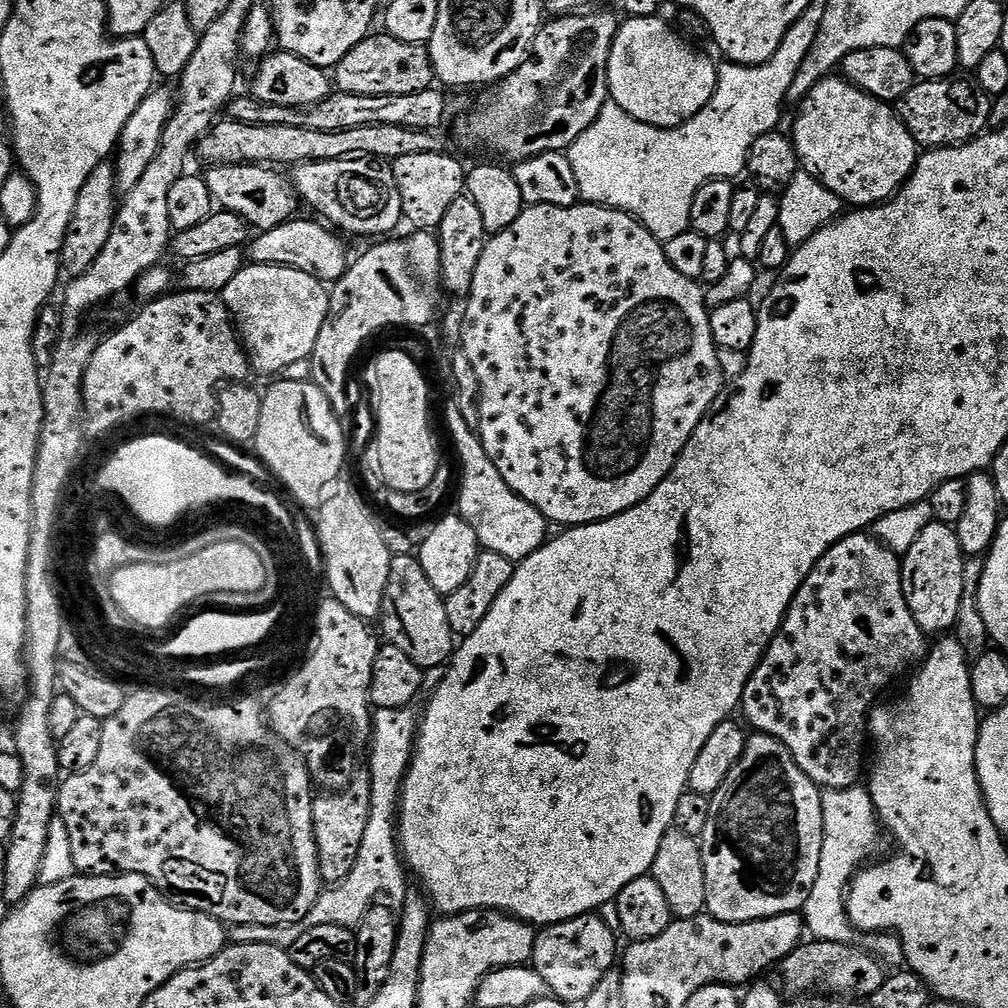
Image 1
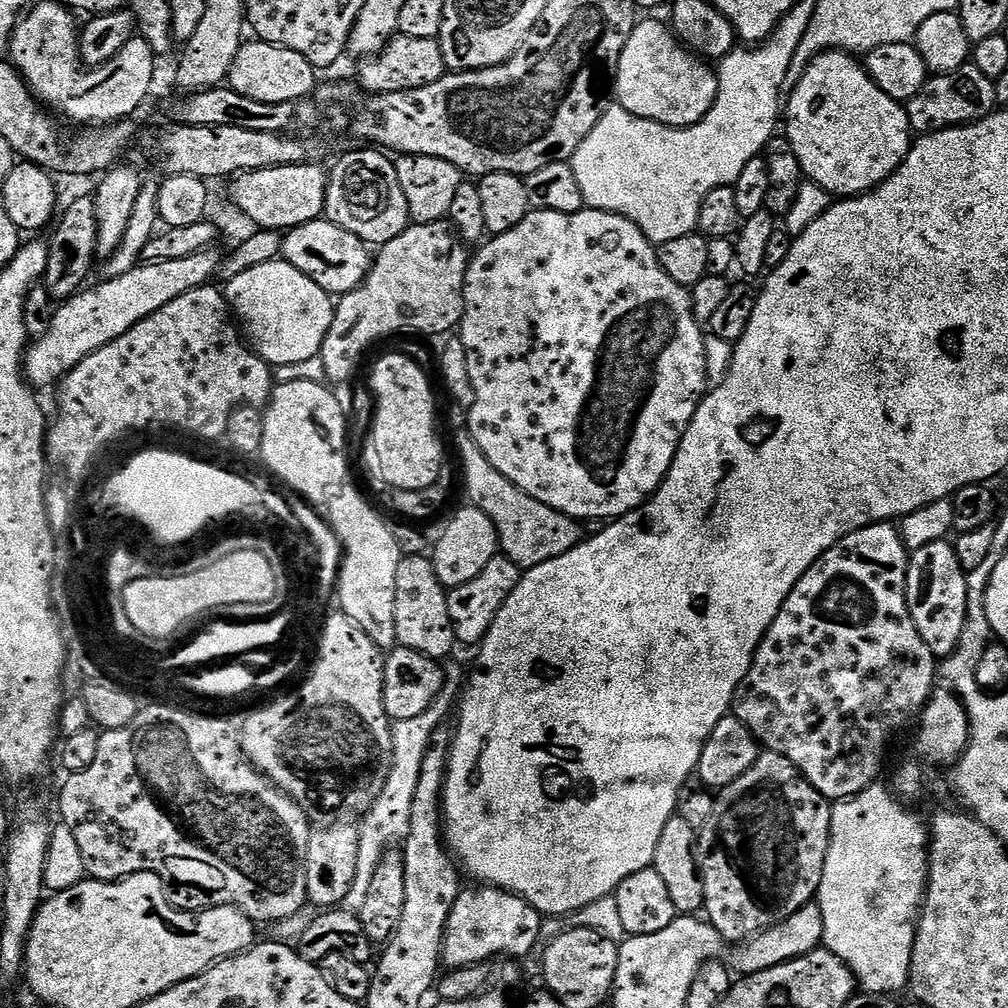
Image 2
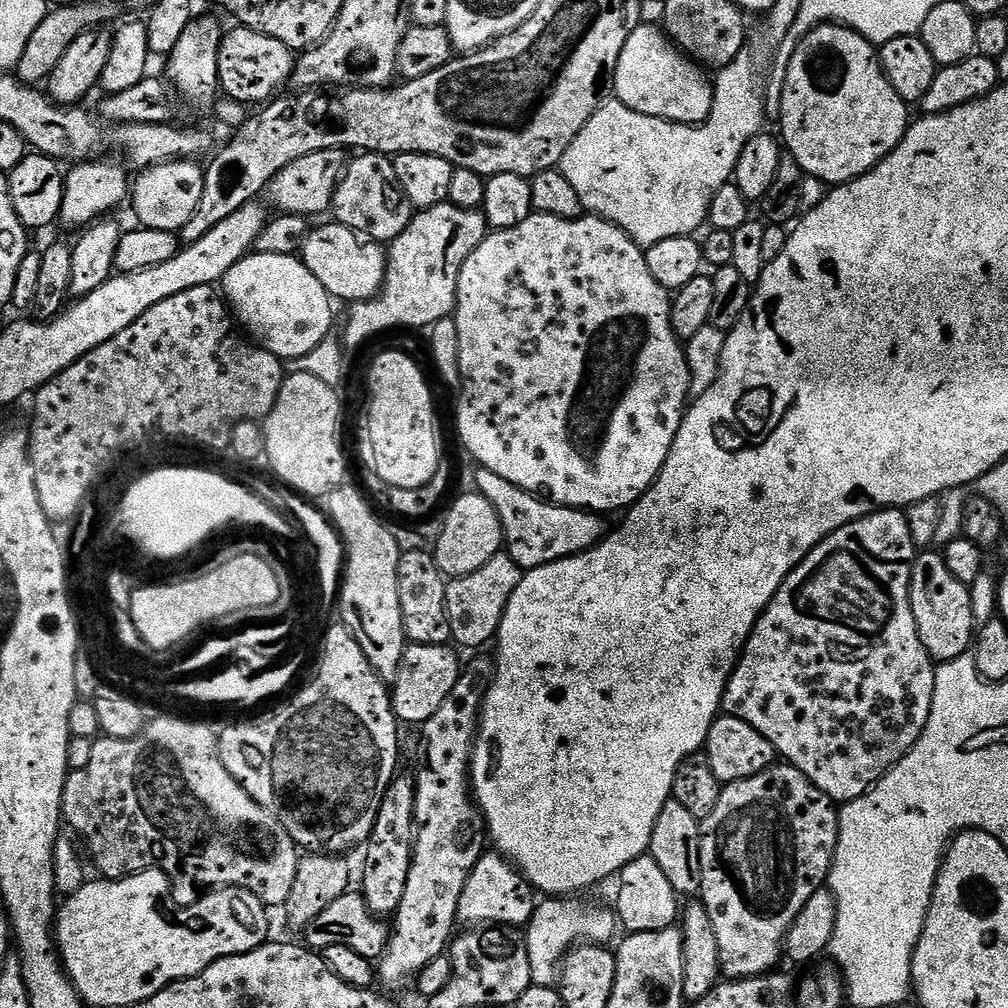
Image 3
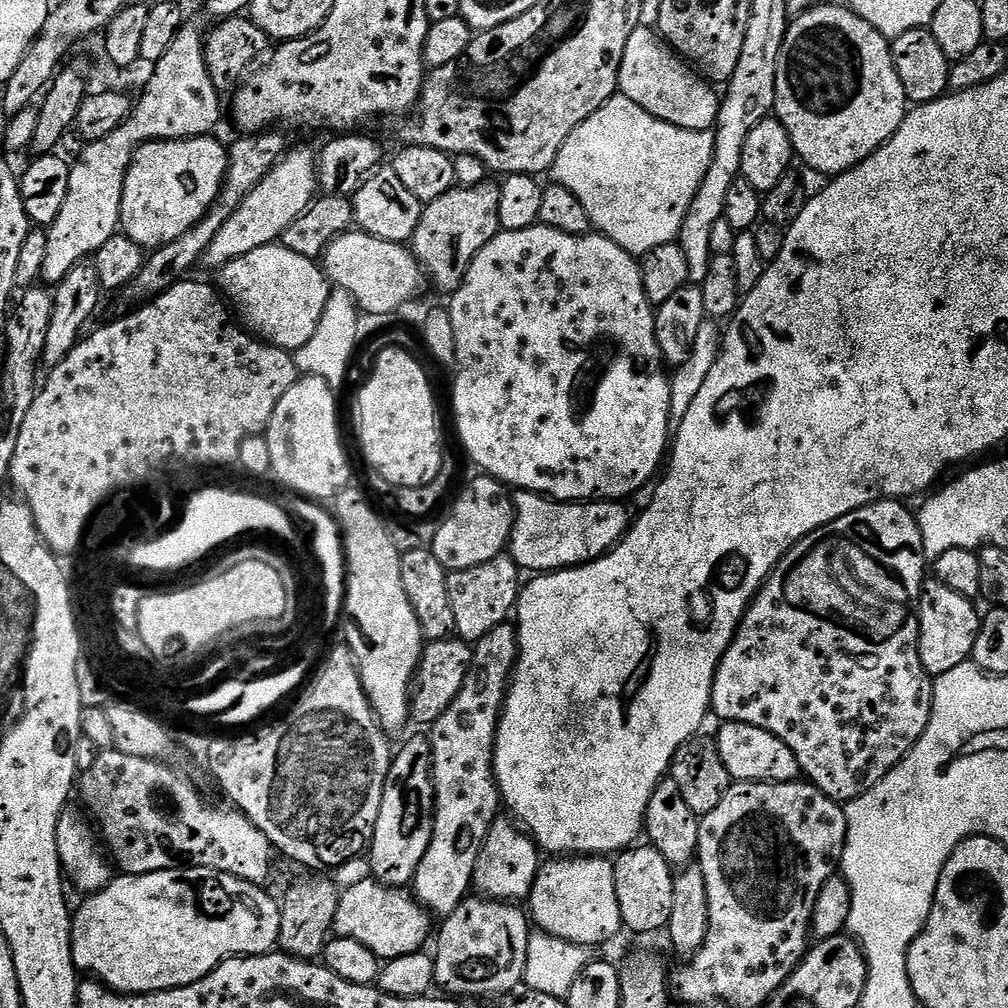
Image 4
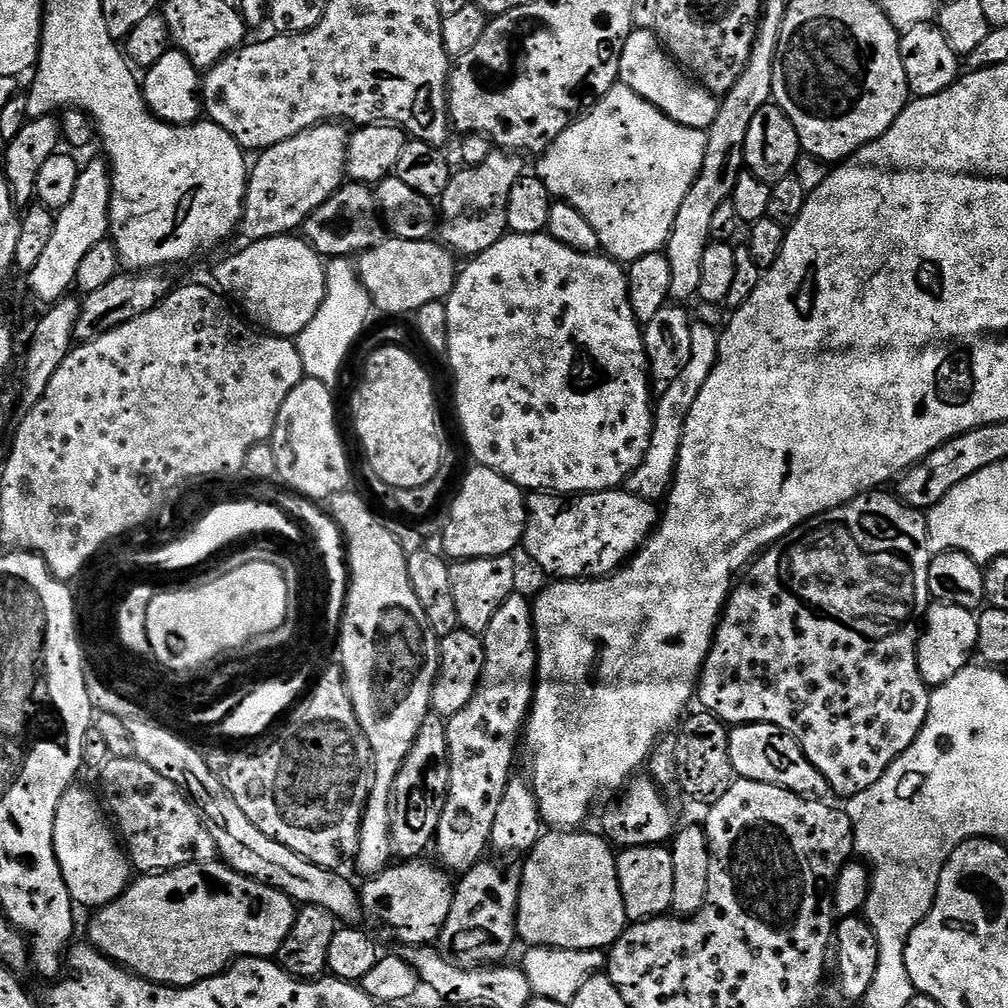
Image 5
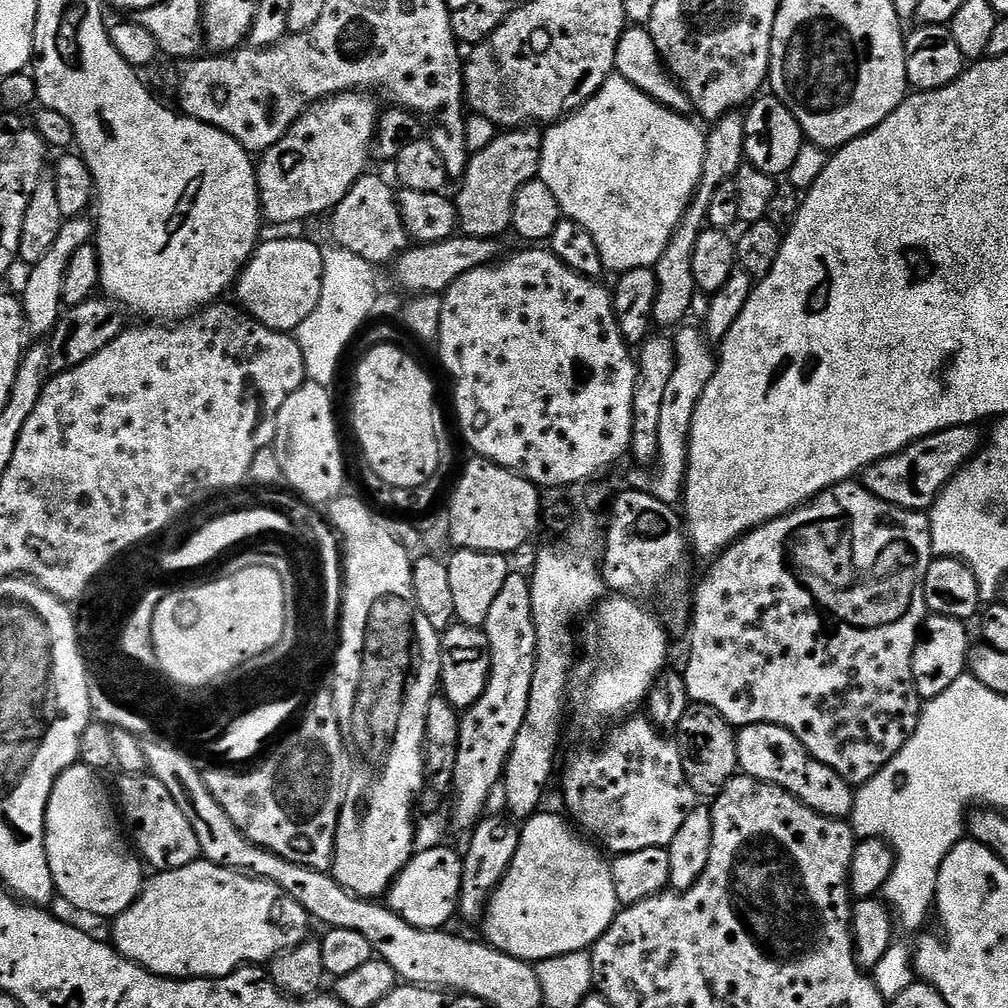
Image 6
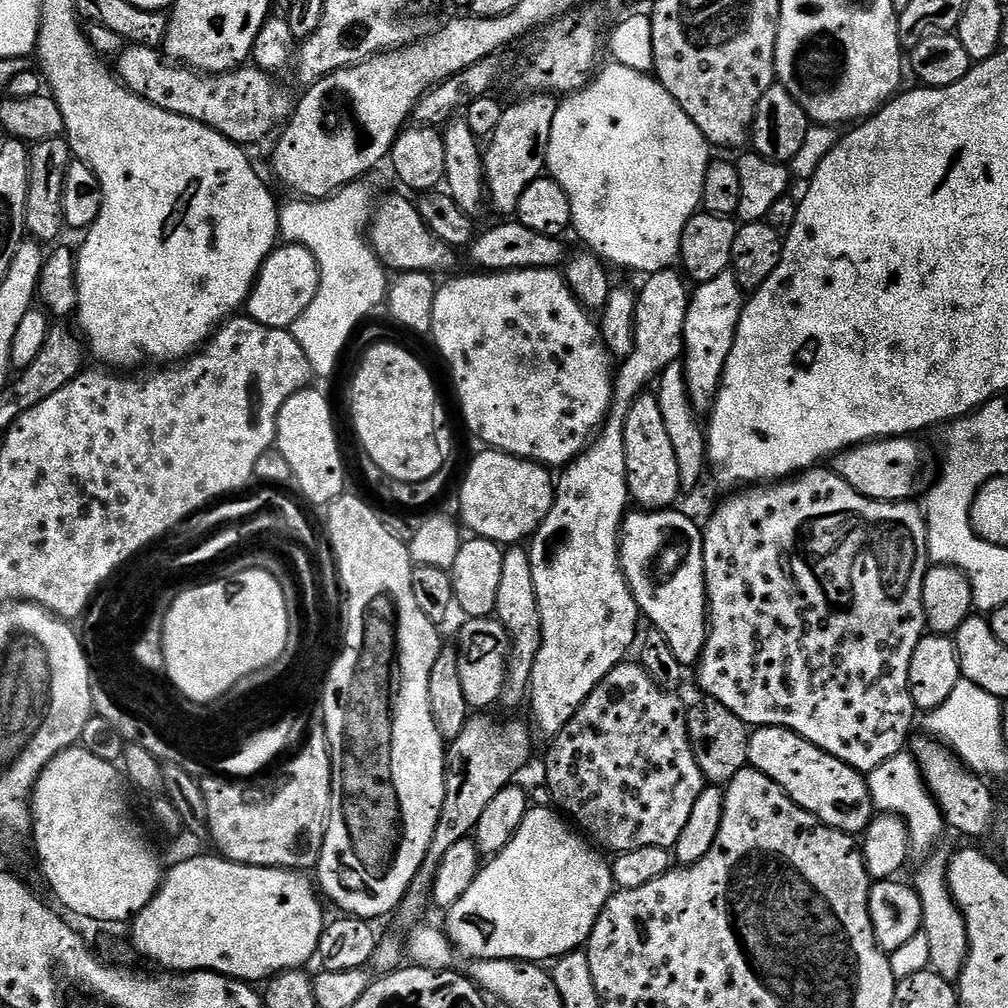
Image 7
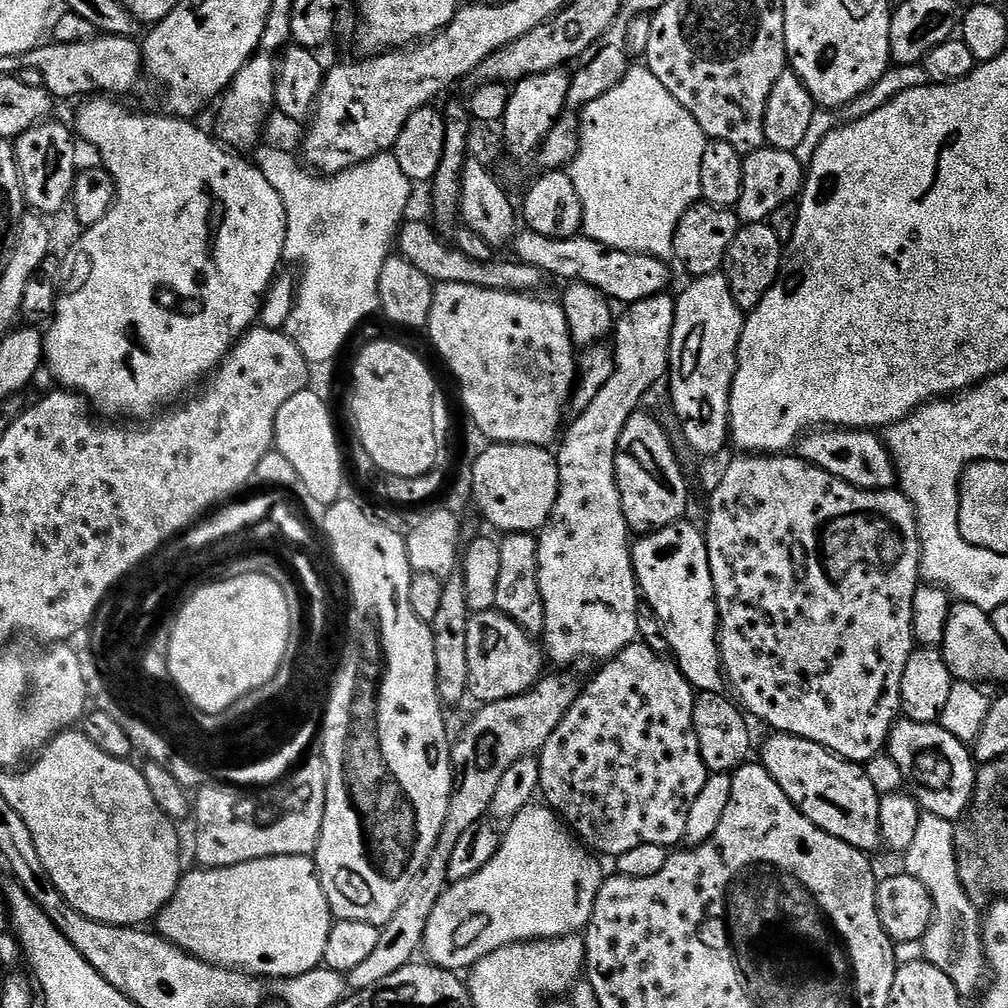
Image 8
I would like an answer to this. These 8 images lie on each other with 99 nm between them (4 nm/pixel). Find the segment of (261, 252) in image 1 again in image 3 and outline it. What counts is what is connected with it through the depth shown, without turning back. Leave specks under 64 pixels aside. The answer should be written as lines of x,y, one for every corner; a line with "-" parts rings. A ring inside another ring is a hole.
329,222
321,228
313,227
302,245
304,265
322,282
328,295
337,301
363,302
380,293
388,272
388,253
383,243
369,240
344,224

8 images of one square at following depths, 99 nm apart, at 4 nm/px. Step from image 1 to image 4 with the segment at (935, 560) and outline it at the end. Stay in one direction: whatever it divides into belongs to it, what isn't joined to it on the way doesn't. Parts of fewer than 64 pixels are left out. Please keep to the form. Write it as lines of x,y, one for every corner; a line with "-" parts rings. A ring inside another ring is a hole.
935,578
925,579
924,588
920,591
918,654
929,676
941,676
946,674
946,670
954,670
954,666
962,666
971,661
974,638
978,638
982,619
981,613
976,613
972,604
975,603
969,597
958,594
958,590
950,590
946,582

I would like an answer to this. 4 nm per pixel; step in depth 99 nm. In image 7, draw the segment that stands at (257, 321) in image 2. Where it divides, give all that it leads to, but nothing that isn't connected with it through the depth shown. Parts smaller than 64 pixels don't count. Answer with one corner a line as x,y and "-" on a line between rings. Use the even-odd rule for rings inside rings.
290,243
277,246
272,249
256,276
256,284
248,295
247,315
262,322
262,326
291,329
292,324
298,322
302,314
306,314
306,306
314,302
314,294
318,294
319,285
318,262
308,248

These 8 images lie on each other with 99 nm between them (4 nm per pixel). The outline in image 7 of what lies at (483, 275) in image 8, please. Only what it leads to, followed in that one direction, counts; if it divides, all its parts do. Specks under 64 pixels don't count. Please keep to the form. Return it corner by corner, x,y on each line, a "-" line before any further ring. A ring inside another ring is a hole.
404,196
379,197
372,214
372,223
366,233
373,252
385,269
401,272
448,272
456,264
457,249
444,241
443,236
434,234
430,226
420,217
417,205

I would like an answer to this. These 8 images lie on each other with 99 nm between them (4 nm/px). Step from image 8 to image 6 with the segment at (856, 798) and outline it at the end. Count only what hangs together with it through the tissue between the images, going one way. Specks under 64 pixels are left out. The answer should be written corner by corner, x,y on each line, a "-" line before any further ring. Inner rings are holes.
751,724
739,729
736,741
739,771
743,775
785,788
797,800
823,816
851,817
856,801
853,785
848,784
830,766
815,760
790,730
777,724

